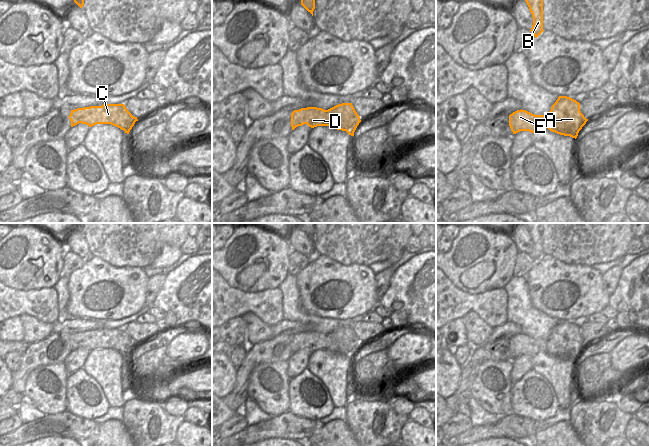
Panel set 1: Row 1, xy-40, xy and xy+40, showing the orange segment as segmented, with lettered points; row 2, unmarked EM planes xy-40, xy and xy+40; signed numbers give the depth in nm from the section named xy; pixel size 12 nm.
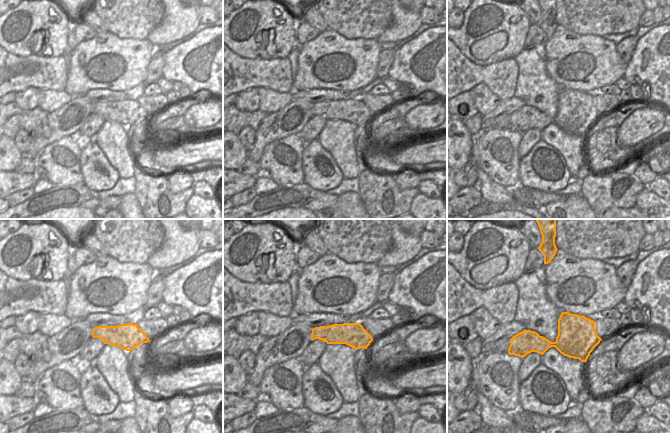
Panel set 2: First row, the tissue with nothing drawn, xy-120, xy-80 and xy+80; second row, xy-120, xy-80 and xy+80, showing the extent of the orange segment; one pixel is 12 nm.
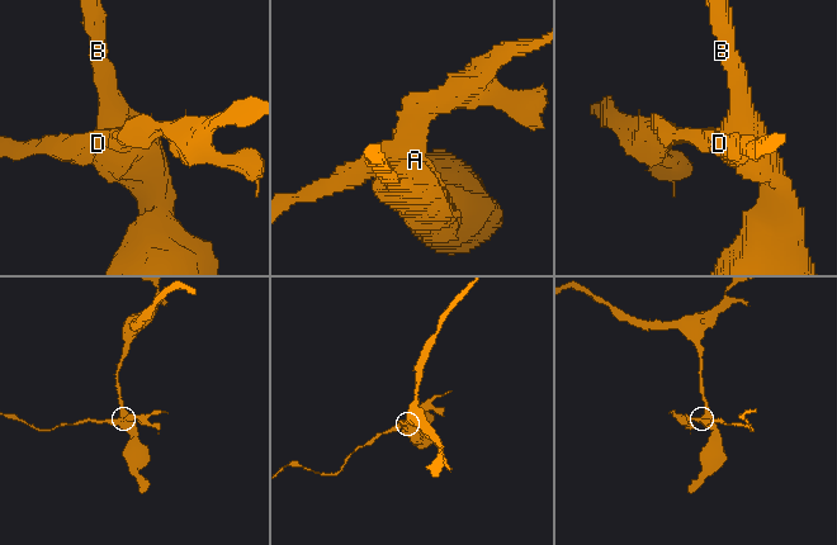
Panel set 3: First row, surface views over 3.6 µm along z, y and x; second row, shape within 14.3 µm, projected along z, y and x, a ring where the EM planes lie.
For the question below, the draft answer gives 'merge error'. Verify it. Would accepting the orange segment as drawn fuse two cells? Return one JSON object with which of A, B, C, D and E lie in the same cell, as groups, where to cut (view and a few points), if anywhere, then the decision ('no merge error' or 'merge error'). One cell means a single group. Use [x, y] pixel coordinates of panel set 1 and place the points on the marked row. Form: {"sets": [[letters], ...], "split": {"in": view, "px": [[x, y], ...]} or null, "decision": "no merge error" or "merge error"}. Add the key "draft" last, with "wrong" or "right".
{"sets": [["A", "B"], ["C", "D", "E"]], "split": {"in": "xy", "px": [[332, 108], [332, 119], [327, 125]]}, "decision": "merge error", "draft": "right"}

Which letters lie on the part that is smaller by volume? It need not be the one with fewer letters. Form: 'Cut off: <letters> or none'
Cut off: C, D, E

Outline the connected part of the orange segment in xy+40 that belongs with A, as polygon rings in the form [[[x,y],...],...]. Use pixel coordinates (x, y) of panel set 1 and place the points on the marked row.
[[[559,96],[548,113],[546,127],[557,134],[576,139],[587,121],[580,111],[579,102],[567,96]]]

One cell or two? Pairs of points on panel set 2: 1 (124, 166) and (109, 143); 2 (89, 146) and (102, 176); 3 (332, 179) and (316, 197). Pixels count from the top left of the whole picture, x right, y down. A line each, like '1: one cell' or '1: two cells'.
1: one cell
2: one cell
3: two cells

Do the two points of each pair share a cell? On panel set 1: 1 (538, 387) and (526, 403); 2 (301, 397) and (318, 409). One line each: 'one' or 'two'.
1: one
2: one

